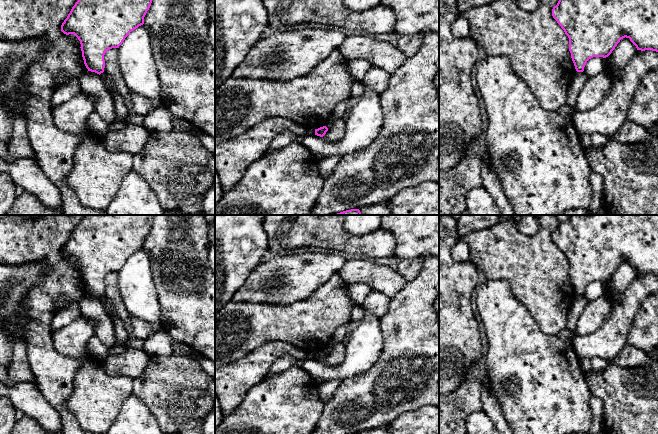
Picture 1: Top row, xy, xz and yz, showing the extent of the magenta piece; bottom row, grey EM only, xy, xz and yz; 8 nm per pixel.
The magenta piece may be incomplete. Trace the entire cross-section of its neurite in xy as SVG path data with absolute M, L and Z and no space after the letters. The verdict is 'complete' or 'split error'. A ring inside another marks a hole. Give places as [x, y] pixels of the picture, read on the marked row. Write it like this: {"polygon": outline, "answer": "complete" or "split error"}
{"polygon": "M78 0L62 23L61 31L78 38L86 68L100 75L105 68L105 53L119 48L131 31L144 24L151 3L152 0Z", "answer": "complete"}

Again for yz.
{"polygon": "M559 0L552 9L552 16L569 38L569 51L577 72L583 72L587 61L593 57L608 57L623 38L629 38L637 50L658 52L658 0Z", "answer": "complete"}

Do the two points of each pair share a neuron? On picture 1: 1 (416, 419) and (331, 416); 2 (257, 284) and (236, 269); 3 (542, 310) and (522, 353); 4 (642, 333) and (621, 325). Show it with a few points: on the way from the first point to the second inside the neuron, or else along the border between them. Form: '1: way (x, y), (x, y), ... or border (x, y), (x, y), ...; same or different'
1: border (418, 409), (403, 412), (388, 423); different
2: border (263, 261), (253, 269), (233, 296); different
3: border (522, 304), (545, 333), (556, 335); different
4: border (640, 307), (633, 320), (626, 343); different

